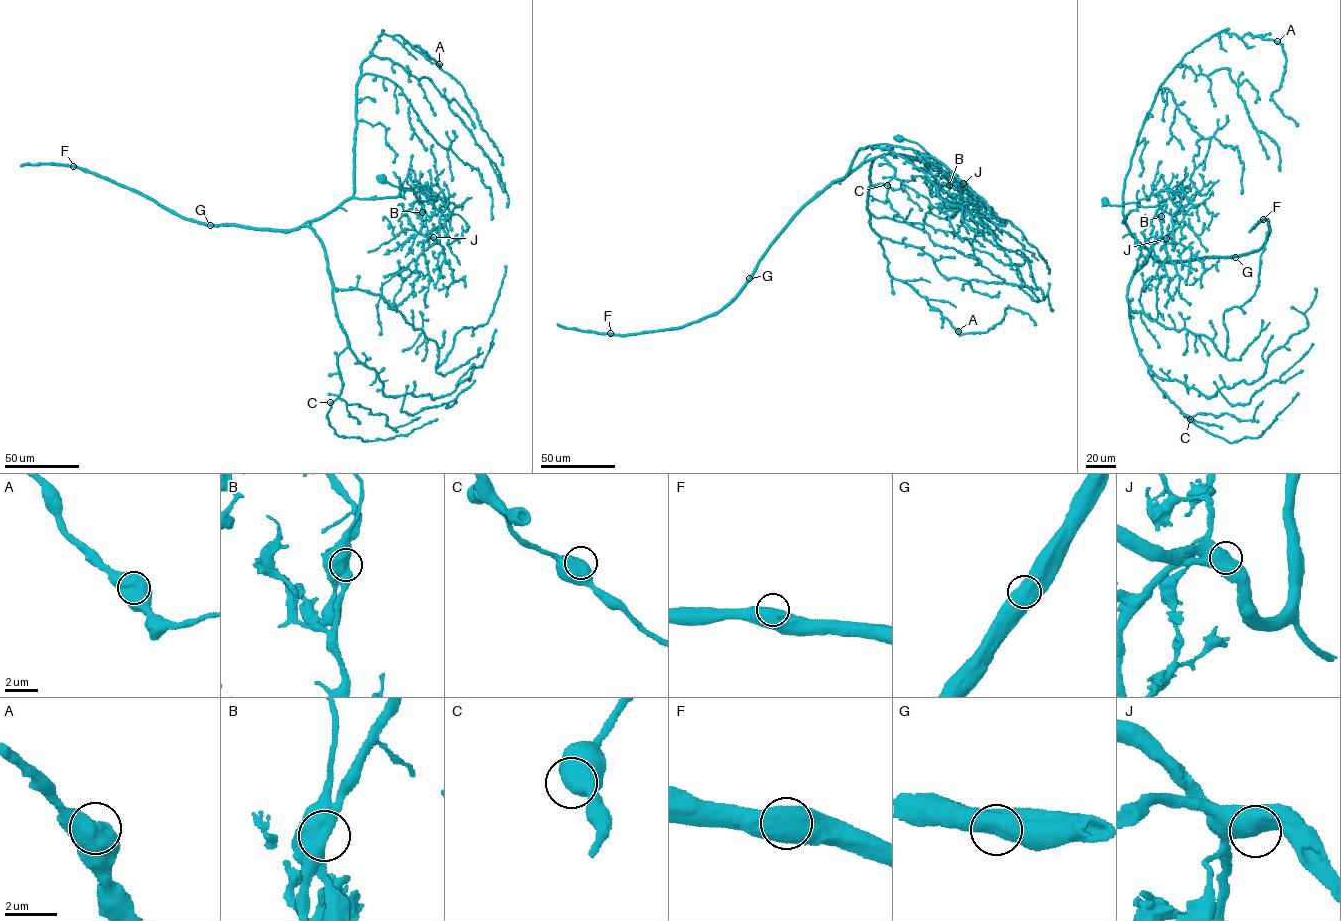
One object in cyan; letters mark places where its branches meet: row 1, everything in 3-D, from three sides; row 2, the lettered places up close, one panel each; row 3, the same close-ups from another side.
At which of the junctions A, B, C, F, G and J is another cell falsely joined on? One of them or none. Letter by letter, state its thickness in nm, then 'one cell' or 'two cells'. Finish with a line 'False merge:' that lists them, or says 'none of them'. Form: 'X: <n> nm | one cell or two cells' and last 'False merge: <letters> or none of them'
A: 850 nm | one cell
B: 900 nm | two cells
C: 950 nm | one cell
F: 850 nm | one cell
G: 800 nm | one cell
J: 850 nm | one cell
False merge: B

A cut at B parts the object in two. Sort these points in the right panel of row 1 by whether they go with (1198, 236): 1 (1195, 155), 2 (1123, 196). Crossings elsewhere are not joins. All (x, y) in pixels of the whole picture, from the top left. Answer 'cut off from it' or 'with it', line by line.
1: with it
2: cut off from it

